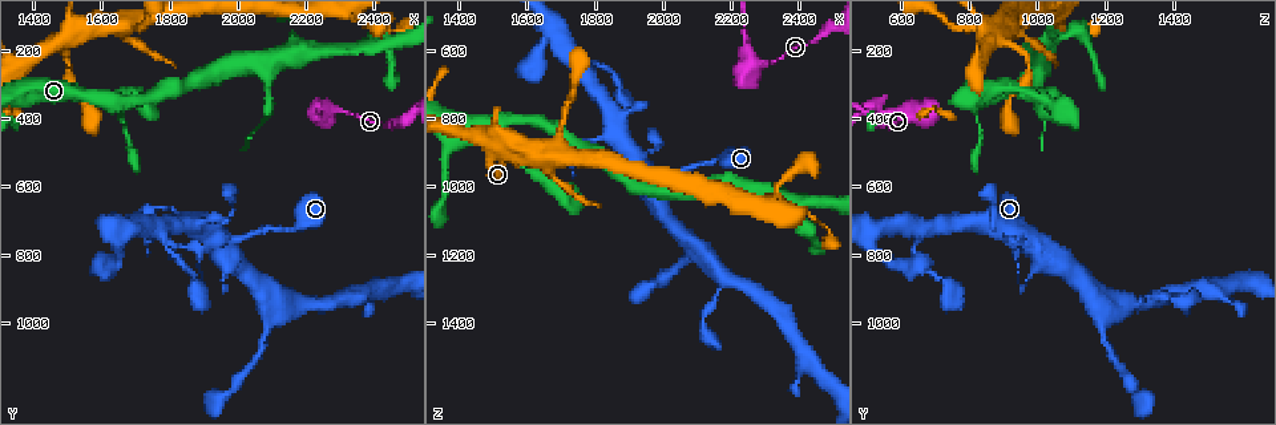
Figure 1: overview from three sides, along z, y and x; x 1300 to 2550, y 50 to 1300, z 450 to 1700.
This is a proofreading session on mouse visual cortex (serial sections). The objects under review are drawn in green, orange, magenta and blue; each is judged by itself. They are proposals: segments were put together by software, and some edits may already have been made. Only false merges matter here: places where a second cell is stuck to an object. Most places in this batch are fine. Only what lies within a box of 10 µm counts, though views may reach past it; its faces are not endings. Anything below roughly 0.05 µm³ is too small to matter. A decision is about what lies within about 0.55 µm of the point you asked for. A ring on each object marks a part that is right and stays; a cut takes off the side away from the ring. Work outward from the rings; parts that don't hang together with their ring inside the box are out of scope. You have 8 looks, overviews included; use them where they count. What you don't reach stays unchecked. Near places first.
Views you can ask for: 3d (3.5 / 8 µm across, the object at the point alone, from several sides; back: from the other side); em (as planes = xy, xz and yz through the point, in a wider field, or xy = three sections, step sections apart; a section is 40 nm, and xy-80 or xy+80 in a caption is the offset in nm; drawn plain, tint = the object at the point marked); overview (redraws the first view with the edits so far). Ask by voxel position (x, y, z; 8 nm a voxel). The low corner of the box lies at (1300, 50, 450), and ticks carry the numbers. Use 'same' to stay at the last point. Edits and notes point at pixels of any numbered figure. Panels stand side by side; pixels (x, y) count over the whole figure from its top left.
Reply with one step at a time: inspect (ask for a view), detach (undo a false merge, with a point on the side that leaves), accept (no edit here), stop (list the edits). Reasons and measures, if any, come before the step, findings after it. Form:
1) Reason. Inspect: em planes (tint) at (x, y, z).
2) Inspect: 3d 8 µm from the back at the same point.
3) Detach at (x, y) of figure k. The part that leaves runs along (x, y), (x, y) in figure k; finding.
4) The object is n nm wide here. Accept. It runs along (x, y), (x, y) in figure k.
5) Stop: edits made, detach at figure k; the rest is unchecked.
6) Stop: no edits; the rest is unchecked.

Abrupt turn. Inspect: em xy step 5 (tint) at (1960, 770, 1000).

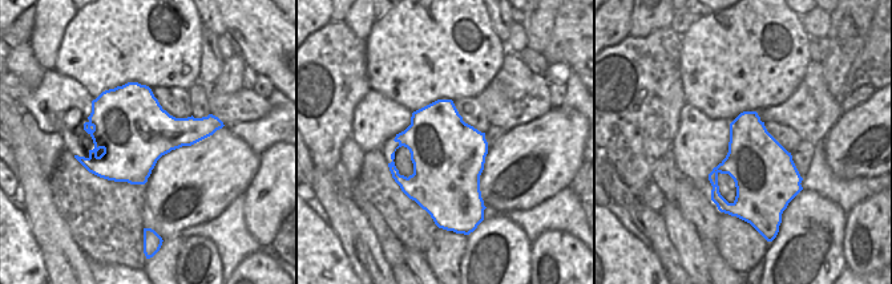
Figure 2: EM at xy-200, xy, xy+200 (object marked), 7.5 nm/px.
See where the arms go. Inspect: 3d 3.5 µm at the same point.

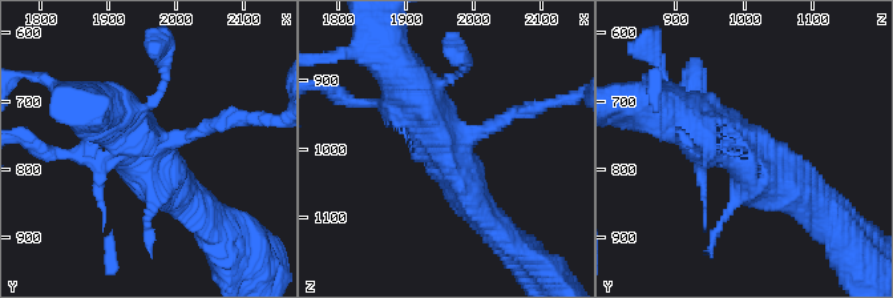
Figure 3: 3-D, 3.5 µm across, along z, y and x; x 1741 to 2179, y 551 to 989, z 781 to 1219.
Accept. It runs along (704, 117), (803, 192) in figure 3; continuous, no second cell.

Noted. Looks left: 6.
Thin neck. Inspect: 3d 8 µm at (1500, 180, 910).

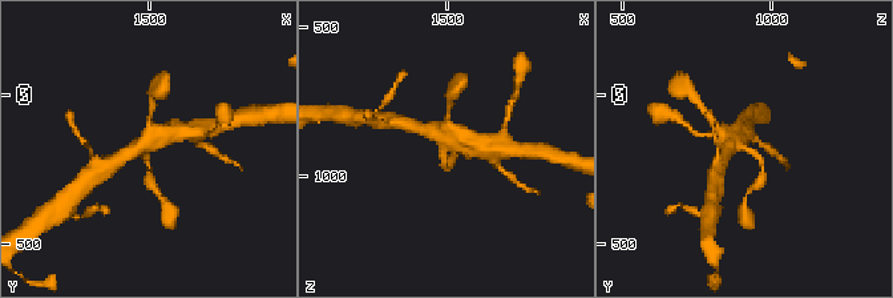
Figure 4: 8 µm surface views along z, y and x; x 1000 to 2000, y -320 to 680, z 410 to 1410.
Closer look. Inspect: 3d 3.5 µm at the same point.

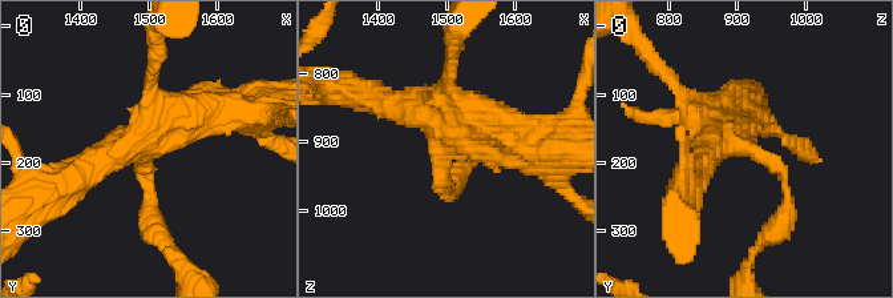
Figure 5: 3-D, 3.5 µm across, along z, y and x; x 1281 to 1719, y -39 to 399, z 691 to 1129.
4 arms meet here; the arms are 150, 300, 400, 500 nm wide. Accept. It runs along (149, 201), (145, 144), (218, 111) in figure 5; one cell here.

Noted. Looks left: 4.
Calibre changes. Inspect: 3d 3.5 µm at (2260, 370, 630).

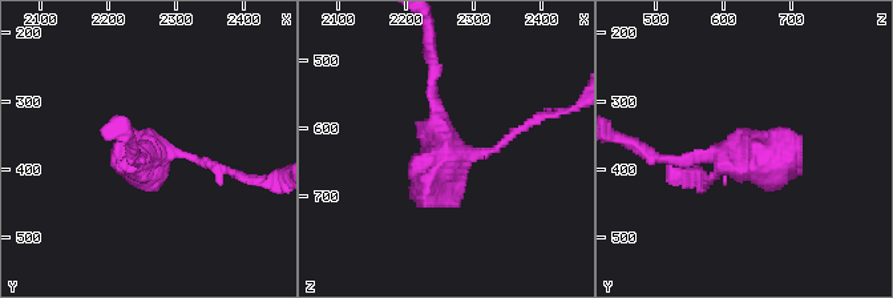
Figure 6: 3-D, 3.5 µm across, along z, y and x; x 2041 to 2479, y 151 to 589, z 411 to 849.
Shape alone is not enough. Inspect: em xy step 5 (tint) at (2270, 380, 635).

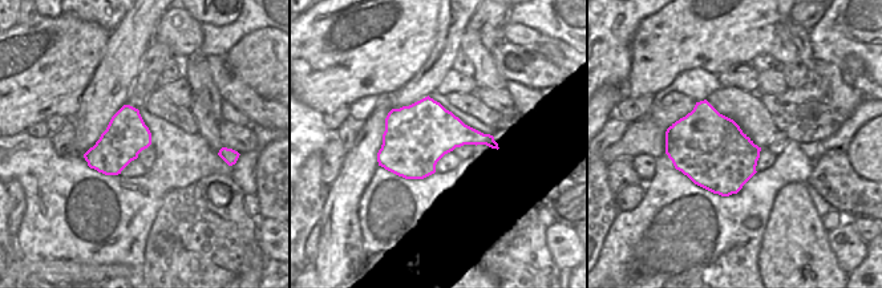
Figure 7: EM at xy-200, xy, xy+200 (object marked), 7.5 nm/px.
Detach at (433, 63) of figure 6. A second cell is stuck on.

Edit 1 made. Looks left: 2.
Stop: edits made, detach at figure 6; the rest is unchecked.

